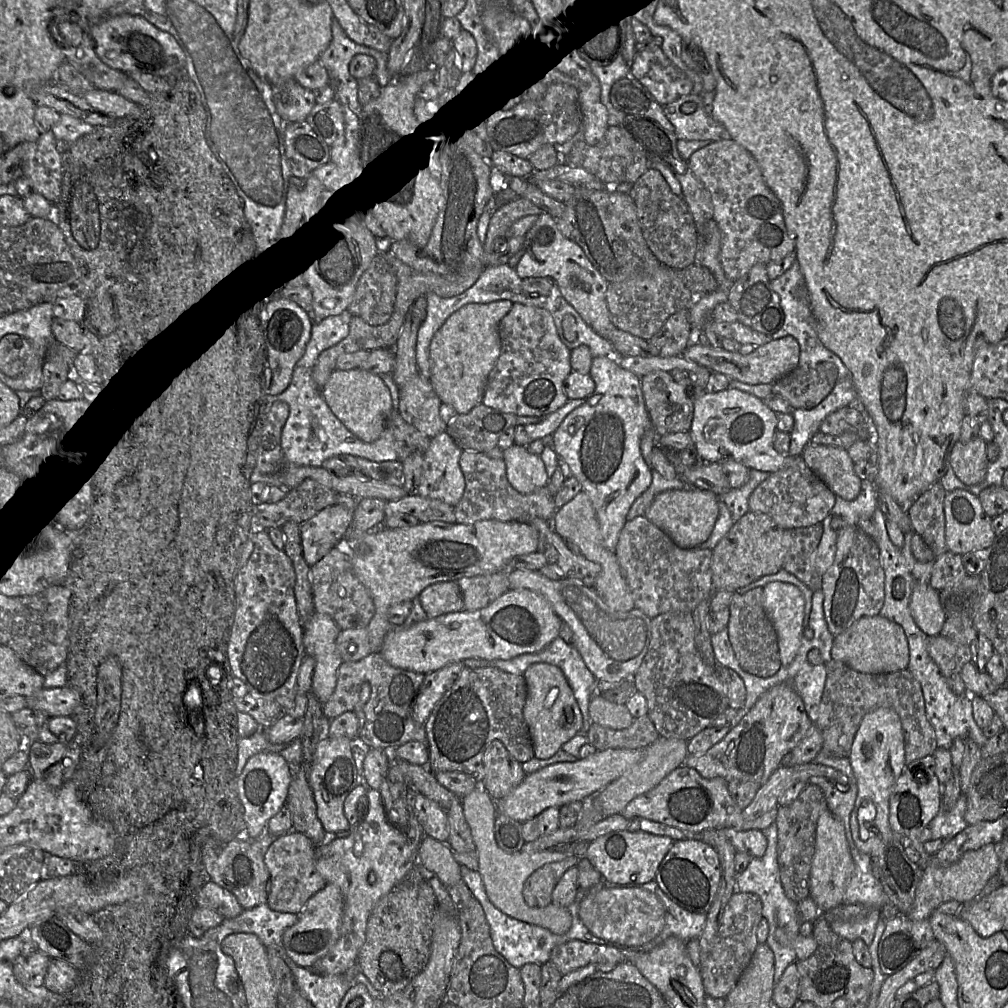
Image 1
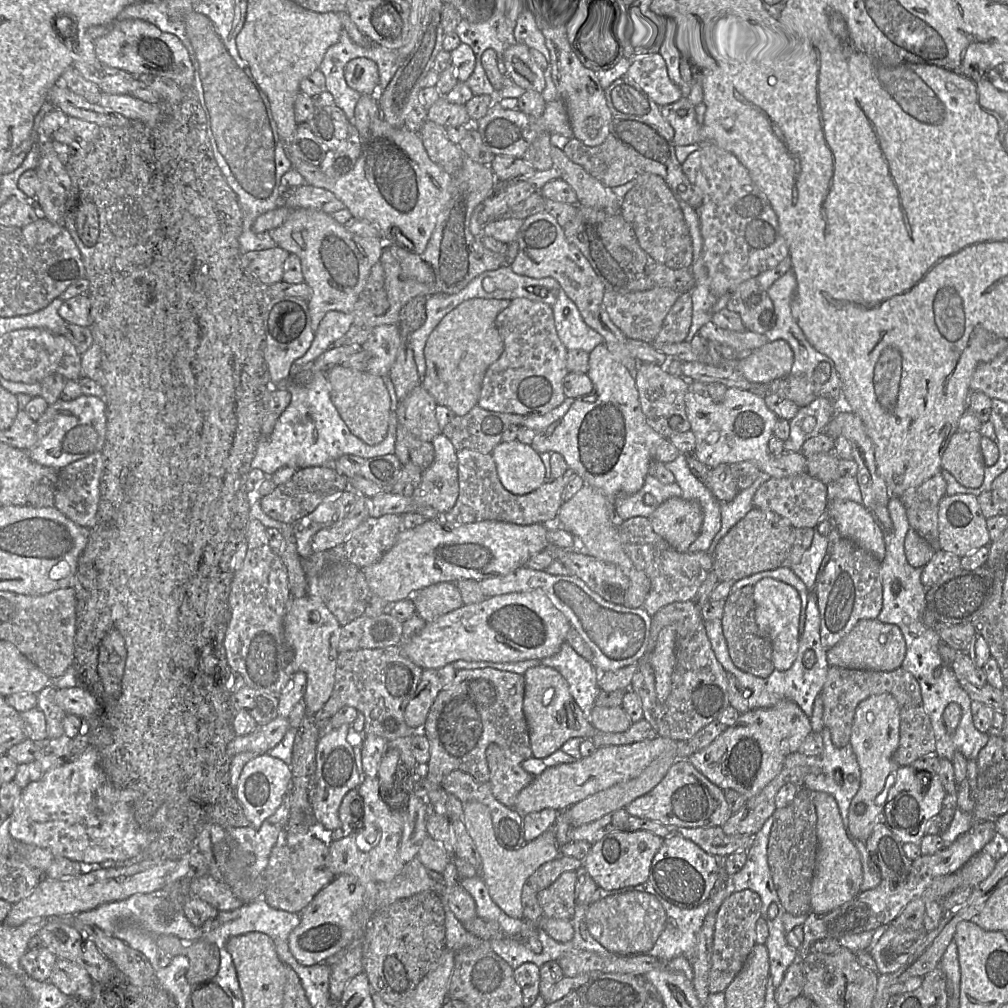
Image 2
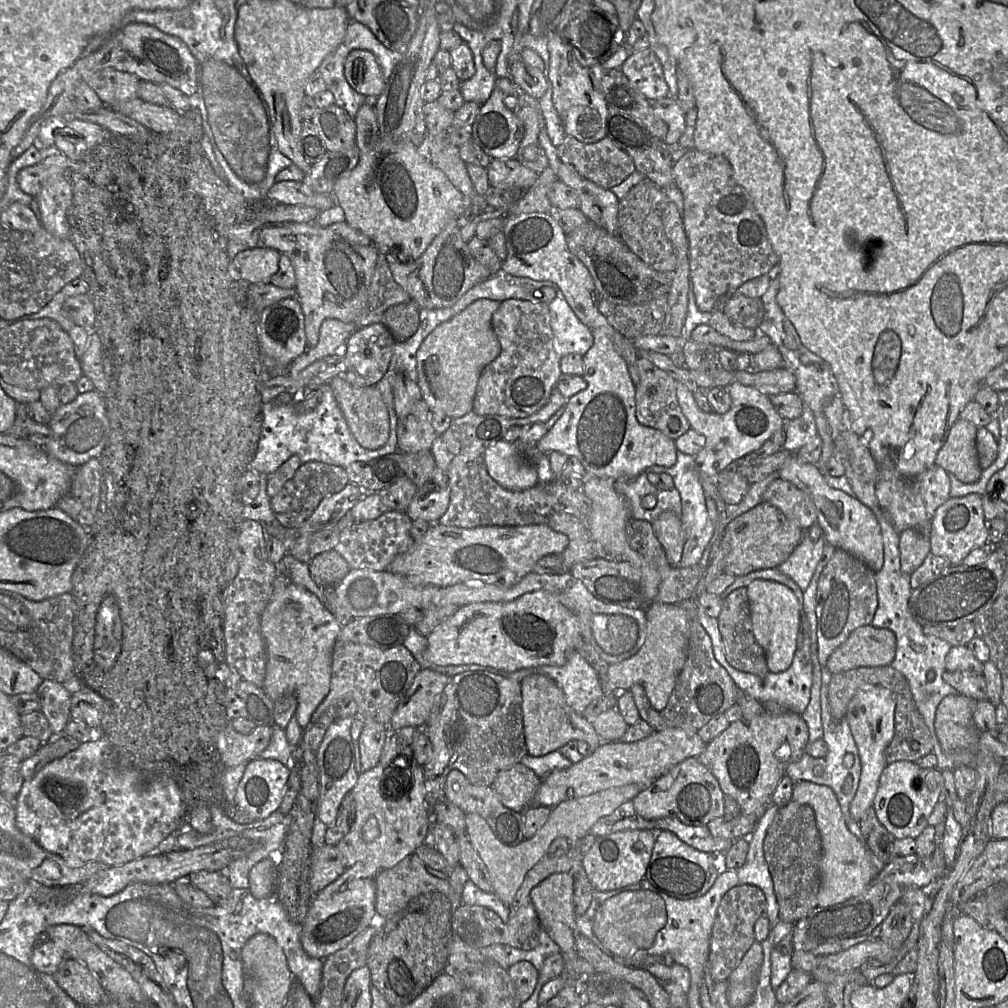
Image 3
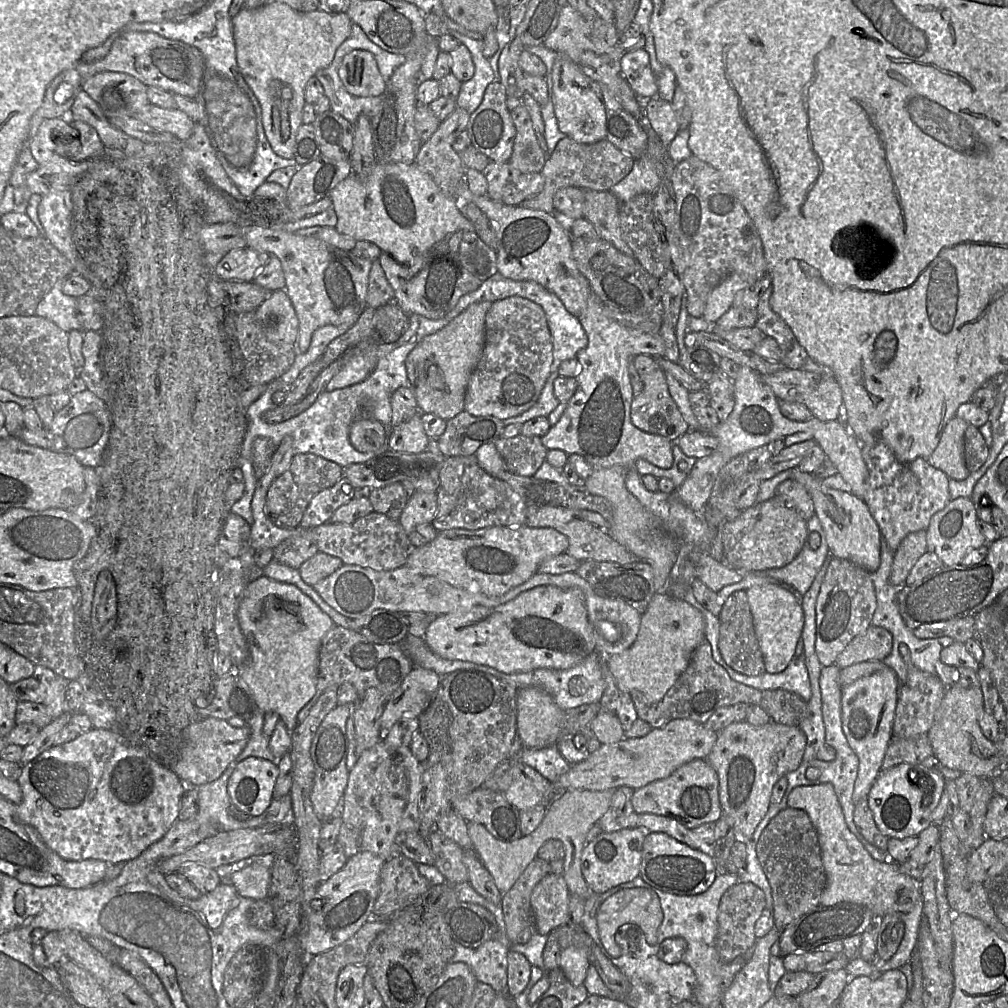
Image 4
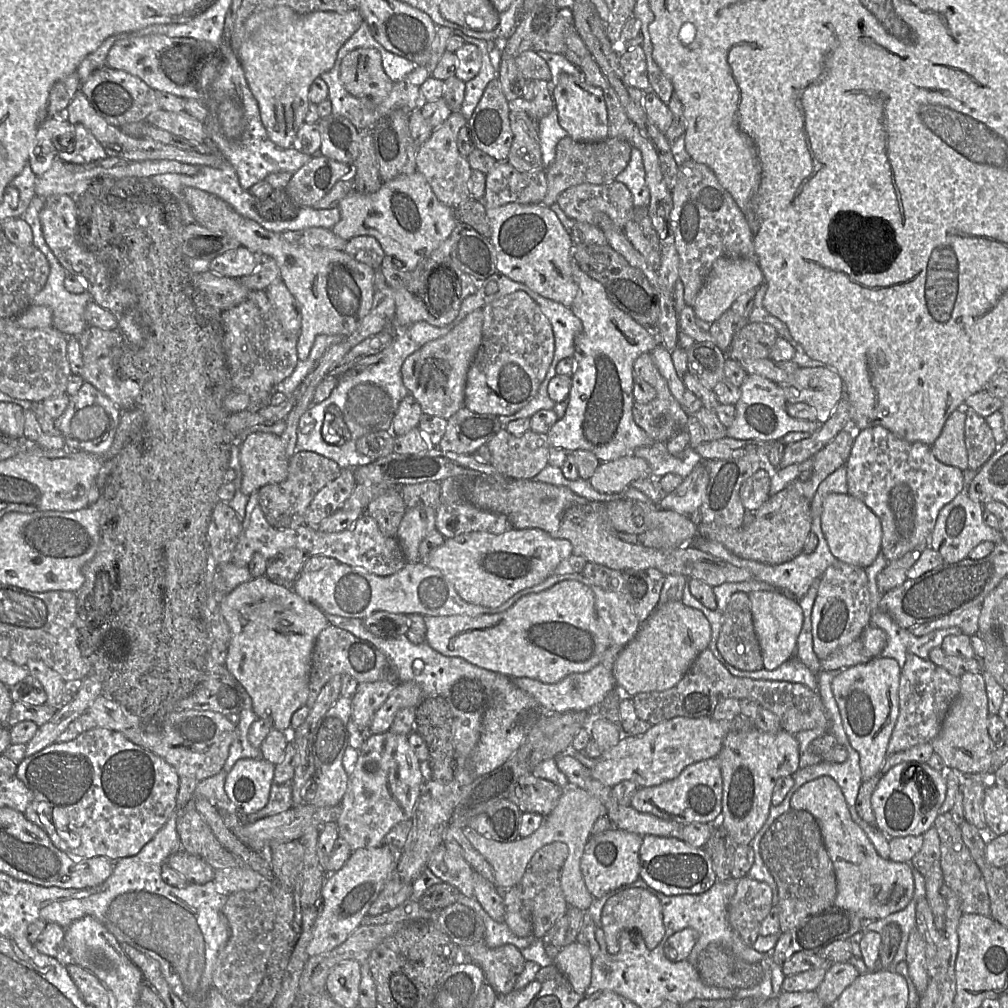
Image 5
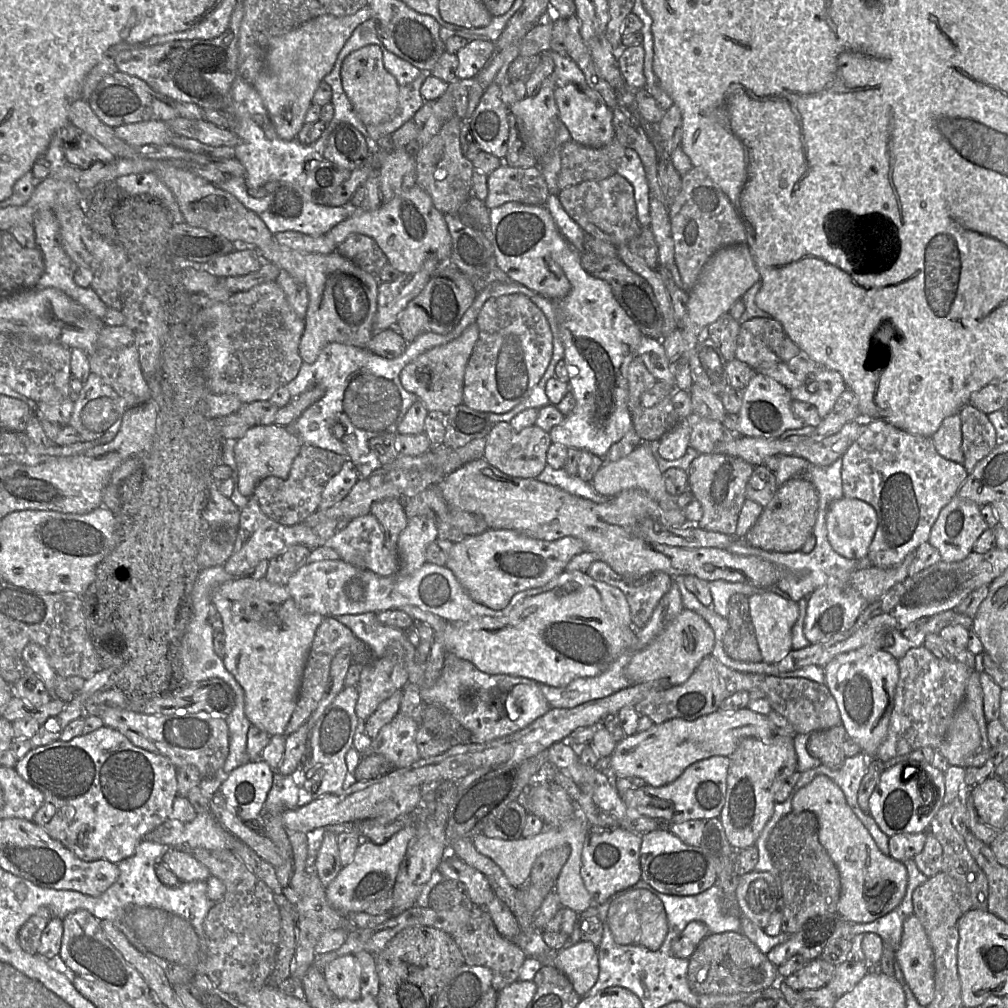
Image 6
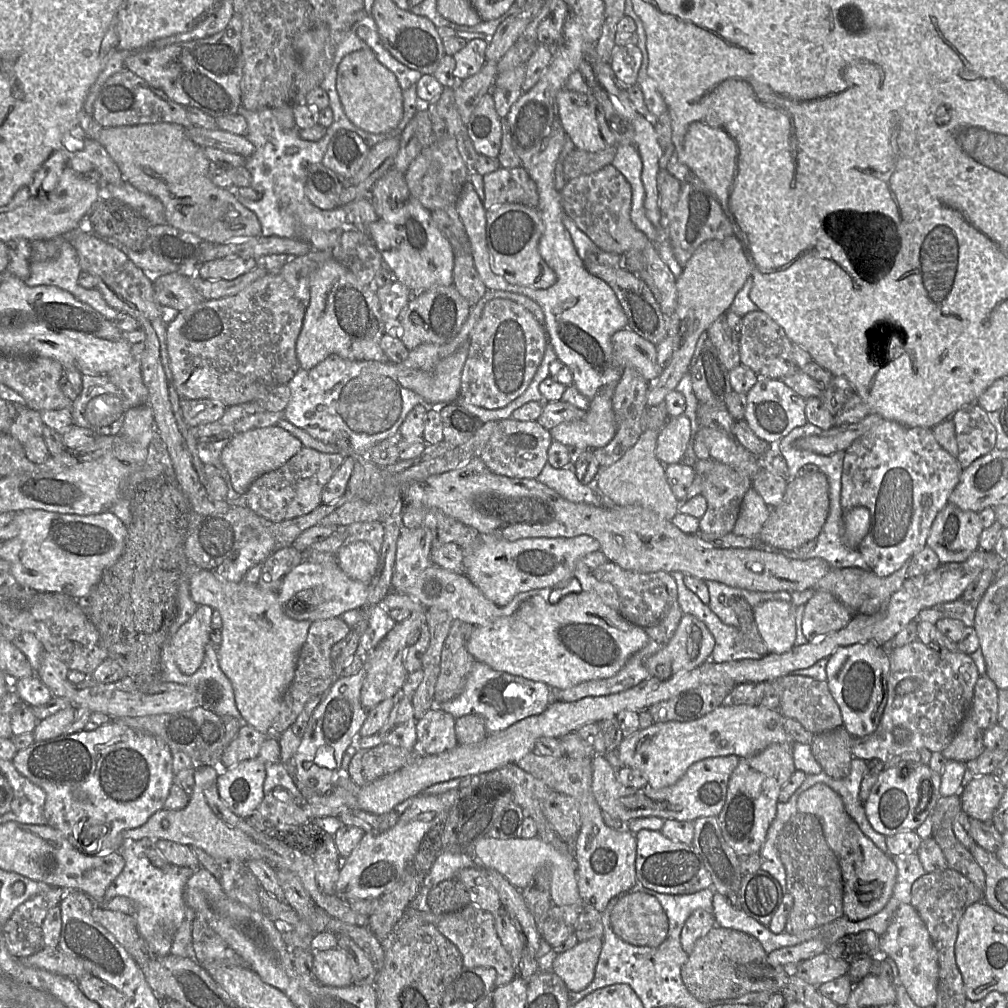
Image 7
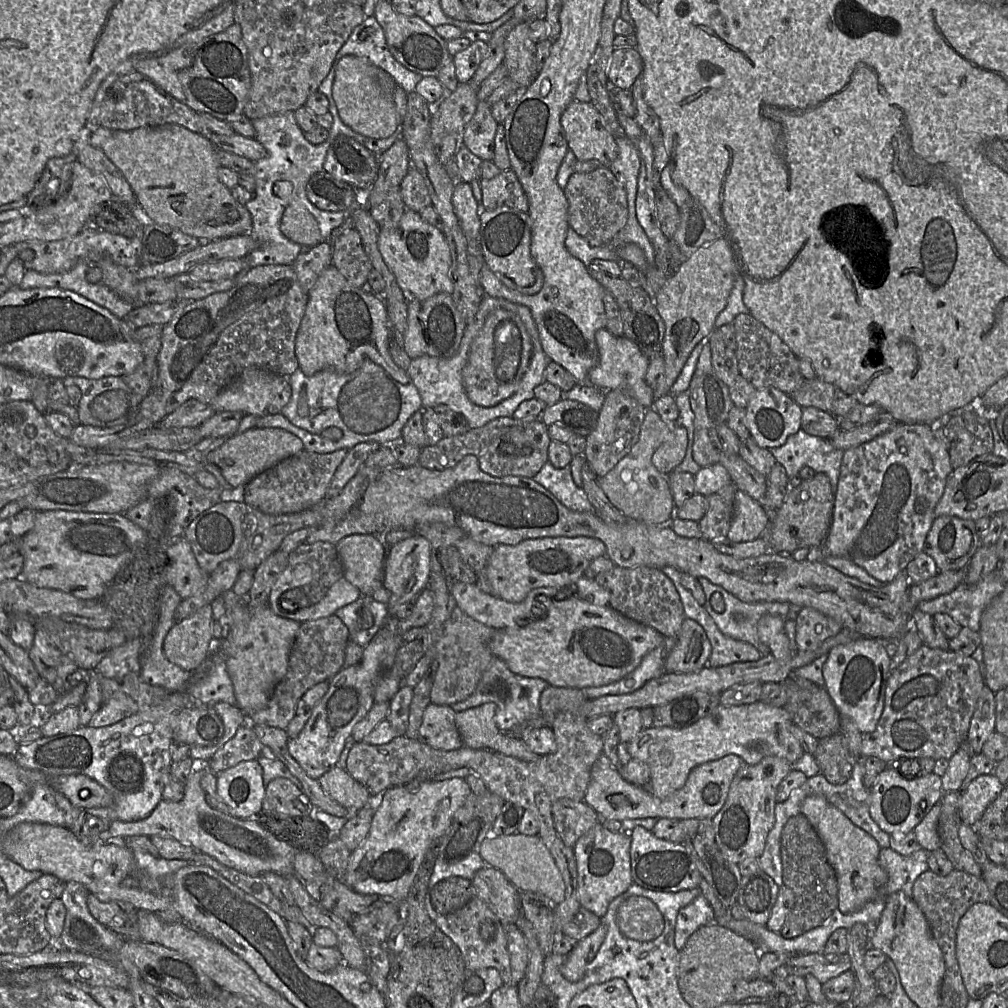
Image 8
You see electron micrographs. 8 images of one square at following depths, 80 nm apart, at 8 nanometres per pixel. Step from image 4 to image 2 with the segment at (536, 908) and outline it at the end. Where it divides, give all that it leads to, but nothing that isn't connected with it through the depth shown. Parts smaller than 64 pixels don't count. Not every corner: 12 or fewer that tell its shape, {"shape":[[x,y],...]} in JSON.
{"shape":[[578,872],[538,893],[545,917],[572,919]]}

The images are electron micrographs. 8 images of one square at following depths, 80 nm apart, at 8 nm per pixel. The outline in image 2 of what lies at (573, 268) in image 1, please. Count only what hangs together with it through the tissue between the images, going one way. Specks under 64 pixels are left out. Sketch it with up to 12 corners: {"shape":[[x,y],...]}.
{"shape":[[546,210],[524,219],[519,274],[552,277],[635,378],[627,336],[605,288]]}

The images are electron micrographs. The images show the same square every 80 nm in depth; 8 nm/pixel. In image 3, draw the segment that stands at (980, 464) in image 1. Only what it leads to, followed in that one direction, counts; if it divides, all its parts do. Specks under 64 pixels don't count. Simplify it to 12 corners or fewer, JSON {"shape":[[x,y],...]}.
{"shape":[[958,419],[935,465],[965,484],[979,480],[977,427]]}

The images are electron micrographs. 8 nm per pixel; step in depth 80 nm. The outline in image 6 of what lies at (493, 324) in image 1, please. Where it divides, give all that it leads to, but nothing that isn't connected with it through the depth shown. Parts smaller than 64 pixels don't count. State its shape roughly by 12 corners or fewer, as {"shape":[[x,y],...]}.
{"shape":[[474,322],[400,372],[428,412],[463,402]]}

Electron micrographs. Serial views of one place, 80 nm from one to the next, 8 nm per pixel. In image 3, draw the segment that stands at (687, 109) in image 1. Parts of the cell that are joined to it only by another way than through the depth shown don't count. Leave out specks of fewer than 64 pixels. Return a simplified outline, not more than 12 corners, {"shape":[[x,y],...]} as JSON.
{"shape":[[676,98],[651,101],[654,114],[668,127],[665,143],[678,143],[686,112]]}

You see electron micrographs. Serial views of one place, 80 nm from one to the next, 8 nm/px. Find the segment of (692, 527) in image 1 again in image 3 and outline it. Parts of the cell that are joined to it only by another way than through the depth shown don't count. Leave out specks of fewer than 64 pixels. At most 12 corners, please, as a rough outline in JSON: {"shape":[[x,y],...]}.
{"shape":[[664,511],[652,526],[669,563],[686,540],[681,517]]}

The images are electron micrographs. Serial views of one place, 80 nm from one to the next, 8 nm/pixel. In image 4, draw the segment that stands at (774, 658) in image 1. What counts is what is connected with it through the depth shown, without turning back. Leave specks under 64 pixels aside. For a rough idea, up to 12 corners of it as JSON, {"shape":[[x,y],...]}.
{"shape":[[747,592],[729,595],[718,648],[735,671],[765,673]]}

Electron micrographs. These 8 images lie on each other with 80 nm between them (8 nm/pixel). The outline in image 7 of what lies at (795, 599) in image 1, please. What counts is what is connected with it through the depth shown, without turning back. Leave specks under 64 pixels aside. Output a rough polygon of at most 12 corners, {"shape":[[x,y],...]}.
{"shape":[[767,600],[753,609],[768,653],[795,645],[796,607]]}

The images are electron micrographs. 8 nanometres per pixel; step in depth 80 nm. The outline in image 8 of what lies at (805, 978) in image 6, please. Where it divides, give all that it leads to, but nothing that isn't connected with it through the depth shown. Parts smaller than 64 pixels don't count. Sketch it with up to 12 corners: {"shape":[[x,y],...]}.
{"shape":[[791,954],[788,975],[822,984],[851,968],[849,955]]}

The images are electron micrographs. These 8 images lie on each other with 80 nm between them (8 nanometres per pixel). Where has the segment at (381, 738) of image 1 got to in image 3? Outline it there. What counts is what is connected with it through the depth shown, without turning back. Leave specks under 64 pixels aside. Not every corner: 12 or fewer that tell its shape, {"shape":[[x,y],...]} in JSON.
{"shape":[[337,640],[330,691],[349,697],[355,717],[389,728],[423,668],[405,645]]}

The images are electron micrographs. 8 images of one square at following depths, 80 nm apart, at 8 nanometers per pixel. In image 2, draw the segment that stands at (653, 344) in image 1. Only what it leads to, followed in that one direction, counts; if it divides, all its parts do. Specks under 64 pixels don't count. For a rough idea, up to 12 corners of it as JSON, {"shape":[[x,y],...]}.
{"shape":[[689,292],[680,293],[654,343],[685,341],[692,318]]}

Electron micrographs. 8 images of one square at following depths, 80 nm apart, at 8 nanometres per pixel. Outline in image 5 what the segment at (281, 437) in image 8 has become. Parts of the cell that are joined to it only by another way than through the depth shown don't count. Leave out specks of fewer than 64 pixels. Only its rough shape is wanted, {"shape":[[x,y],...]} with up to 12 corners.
{"shape":[[248,435],[240,446],[243,494],[285,480],[280,436]]}

